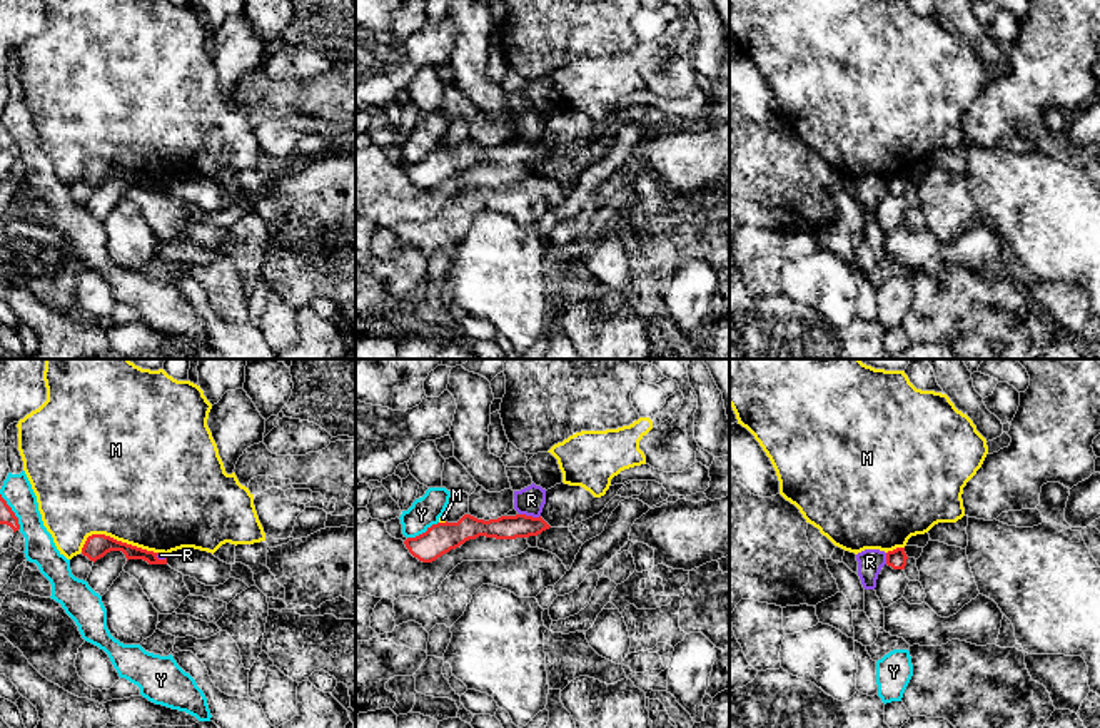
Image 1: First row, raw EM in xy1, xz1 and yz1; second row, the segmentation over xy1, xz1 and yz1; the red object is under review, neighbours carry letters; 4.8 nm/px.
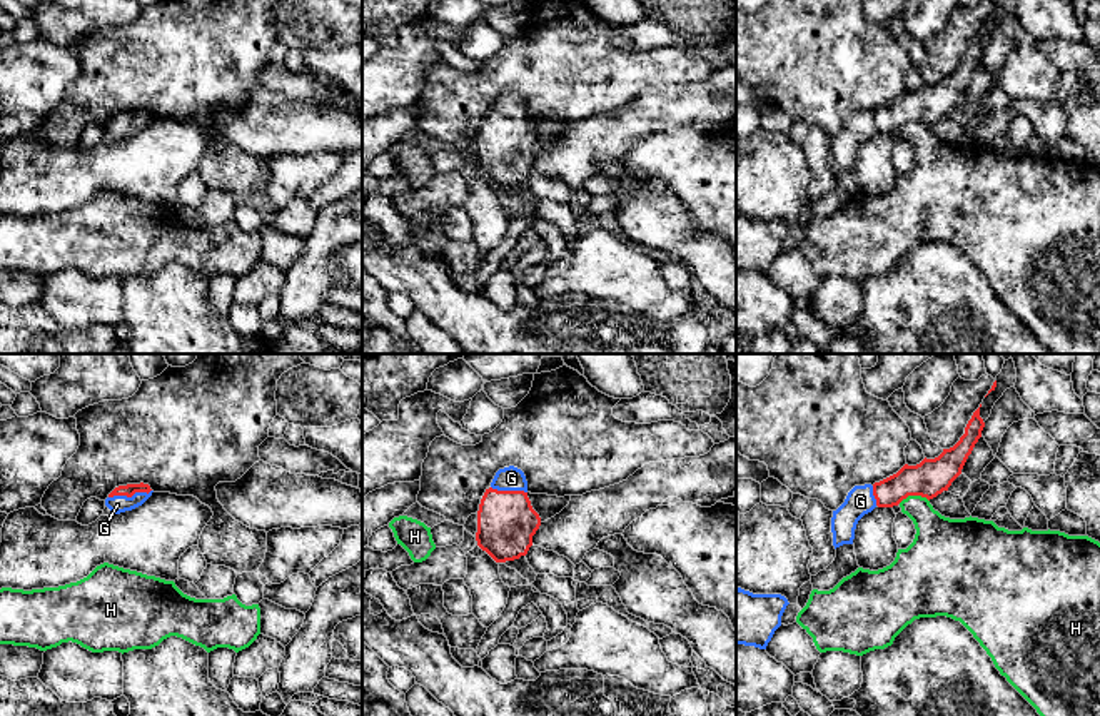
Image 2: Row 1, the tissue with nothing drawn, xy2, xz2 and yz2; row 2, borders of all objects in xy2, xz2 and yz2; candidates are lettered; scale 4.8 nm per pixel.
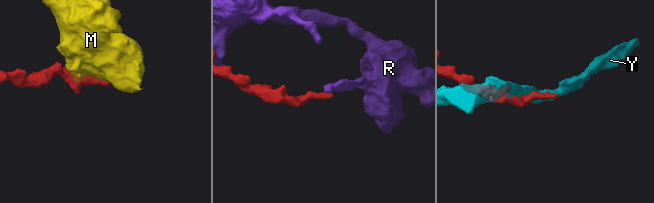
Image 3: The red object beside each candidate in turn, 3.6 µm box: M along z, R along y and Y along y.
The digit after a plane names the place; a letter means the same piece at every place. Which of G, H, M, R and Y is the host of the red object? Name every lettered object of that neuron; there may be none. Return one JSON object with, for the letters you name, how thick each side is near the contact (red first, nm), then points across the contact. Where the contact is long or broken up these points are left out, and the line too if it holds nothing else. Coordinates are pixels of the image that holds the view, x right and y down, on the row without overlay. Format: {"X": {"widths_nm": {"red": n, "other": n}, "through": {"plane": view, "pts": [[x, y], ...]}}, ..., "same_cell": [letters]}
{"G": {"widths_nm": {"red": 60, "other": 90}, "through": {"plane": "xy2", "pts": [[129, 115], [129, 122], [117, 131]]}}, "same_cell": ["G"]}

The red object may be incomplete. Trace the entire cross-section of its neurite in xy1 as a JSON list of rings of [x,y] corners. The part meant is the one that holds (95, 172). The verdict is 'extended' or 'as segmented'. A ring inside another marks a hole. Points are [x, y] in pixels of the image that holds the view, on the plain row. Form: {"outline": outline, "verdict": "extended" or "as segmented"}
{"outline": [[[92,160],[87,164],[83,174],[82,174],[82,180],[87,182],[90,187],[97,187],[100,184],[103,184],[107,179],[110,177],[122,177],[129,185],[144,185],[149,190],[167,190],[167,184],[165,185],[159,185],[157,180],[154,177],[147,177],[122,167],[117,167],[110,162],[105,160]]], "verdict": "as segmented"}

